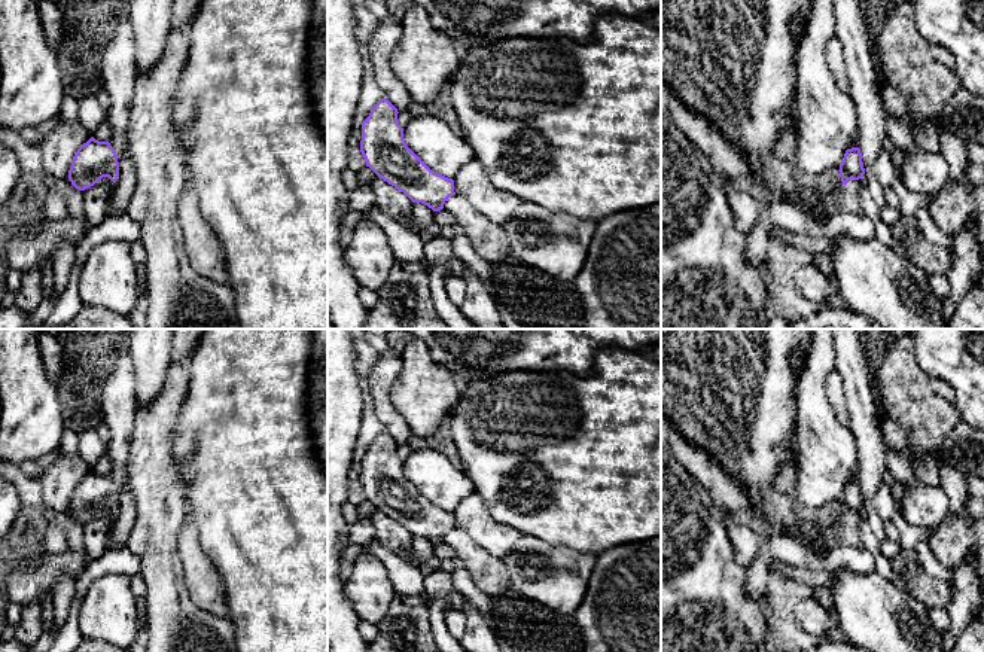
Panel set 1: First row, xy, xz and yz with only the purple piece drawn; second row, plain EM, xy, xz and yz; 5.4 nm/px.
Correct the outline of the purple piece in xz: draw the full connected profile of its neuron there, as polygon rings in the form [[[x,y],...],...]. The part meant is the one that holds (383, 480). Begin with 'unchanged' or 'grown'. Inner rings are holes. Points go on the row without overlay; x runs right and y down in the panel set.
unchanged; [[[381,432],[362,456],[360,485],[366,500],[412,536],[439,545],[456,528],[454,514],[430,503],[406,479],[397,447],[387,432]]]

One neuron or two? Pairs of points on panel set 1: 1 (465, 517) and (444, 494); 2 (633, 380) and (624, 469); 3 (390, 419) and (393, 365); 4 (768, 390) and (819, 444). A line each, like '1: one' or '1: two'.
1: two
2: one
3: one
4: two

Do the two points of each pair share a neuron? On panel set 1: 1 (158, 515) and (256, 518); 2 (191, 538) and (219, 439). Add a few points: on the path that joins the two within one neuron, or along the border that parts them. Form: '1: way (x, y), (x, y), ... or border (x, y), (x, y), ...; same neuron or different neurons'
1: border (186, 481), (183, 491), (185, 518); different neurons
2: border (186, 518), (197, 533), (201, 551), (209, 560); different neurons

